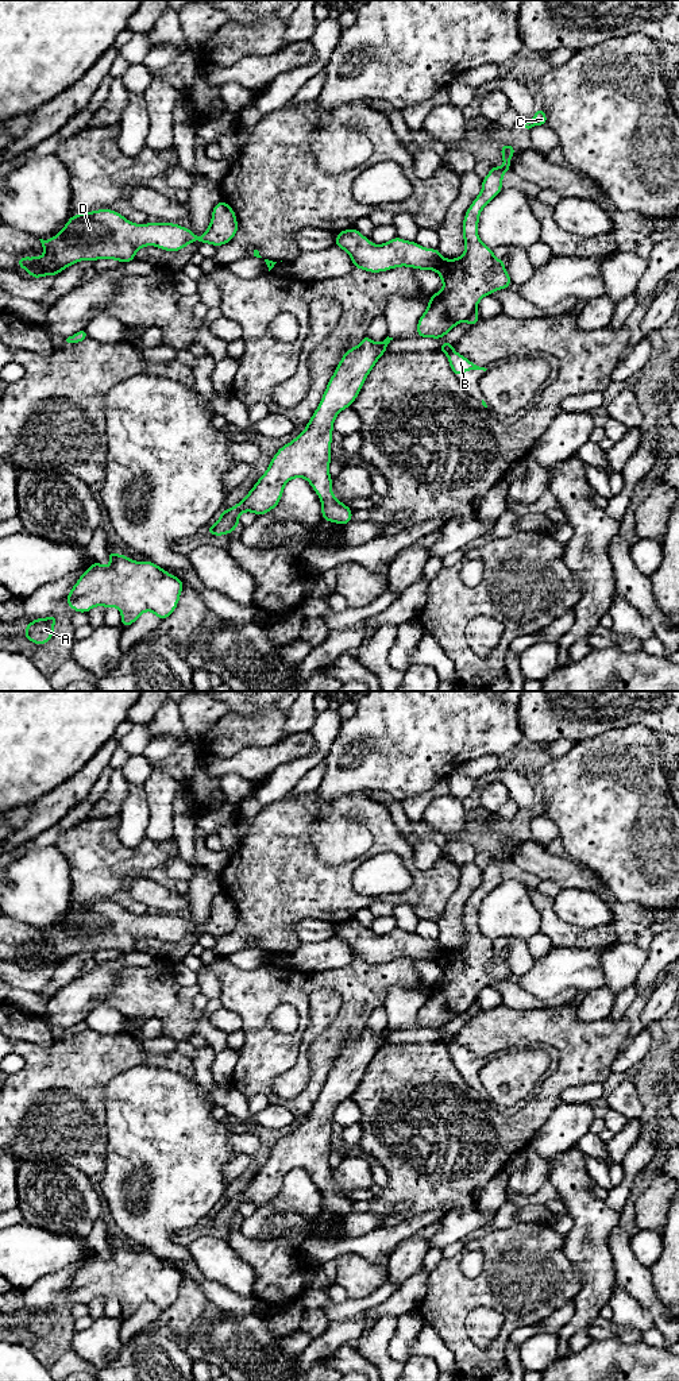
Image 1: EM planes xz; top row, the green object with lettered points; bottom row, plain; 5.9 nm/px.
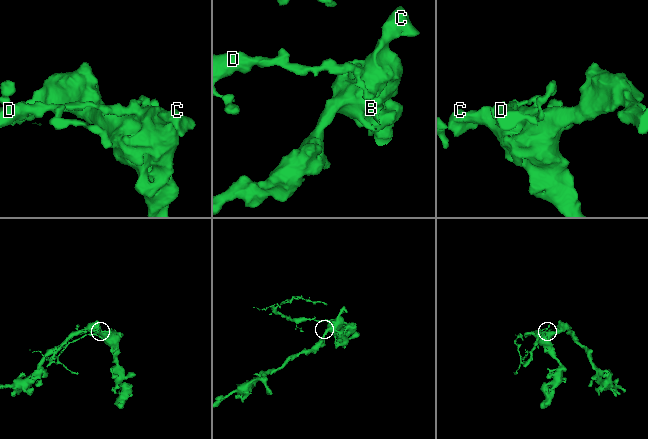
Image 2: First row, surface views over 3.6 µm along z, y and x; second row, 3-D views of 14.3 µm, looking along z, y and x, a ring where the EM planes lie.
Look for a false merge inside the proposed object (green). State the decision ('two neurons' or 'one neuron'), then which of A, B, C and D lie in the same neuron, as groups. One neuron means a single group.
two neurons | A B C / D

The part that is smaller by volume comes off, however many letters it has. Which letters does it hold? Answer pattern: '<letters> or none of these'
D

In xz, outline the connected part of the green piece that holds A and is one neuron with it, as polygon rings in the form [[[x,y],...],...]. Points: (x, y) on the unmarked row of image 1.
[[[53,1305],[47,1309],[32,1311],[24,1320],[26,1331],[30,1331],[36,1336],[46,1335],[55,1324],[54,1315],[57,1309],[58,1307]]]

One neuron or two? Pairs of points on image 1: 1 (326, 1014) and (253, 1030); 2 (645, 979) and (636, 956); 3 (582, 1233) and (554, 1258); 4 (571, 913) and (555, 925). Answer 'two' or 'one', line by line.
1: two
2: two
3: two
4: two

